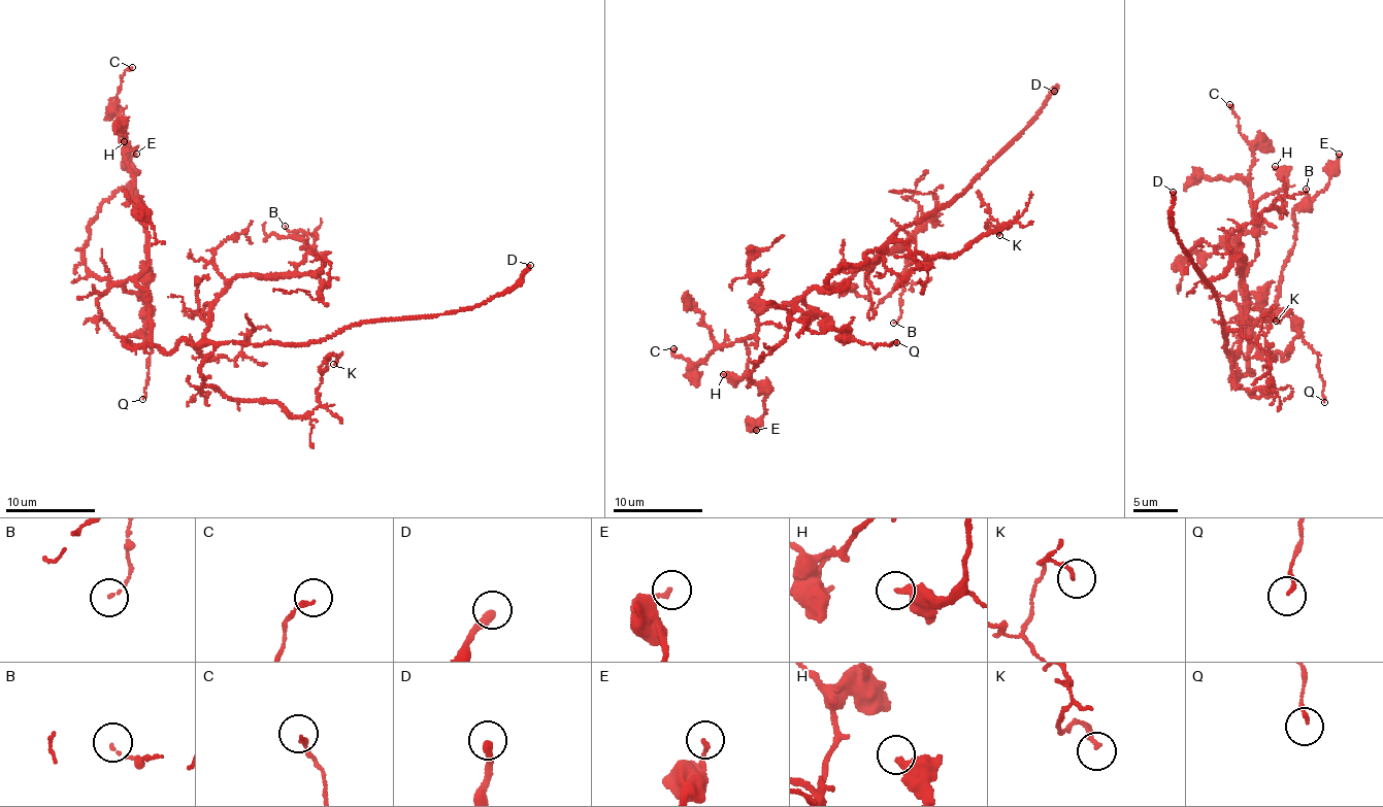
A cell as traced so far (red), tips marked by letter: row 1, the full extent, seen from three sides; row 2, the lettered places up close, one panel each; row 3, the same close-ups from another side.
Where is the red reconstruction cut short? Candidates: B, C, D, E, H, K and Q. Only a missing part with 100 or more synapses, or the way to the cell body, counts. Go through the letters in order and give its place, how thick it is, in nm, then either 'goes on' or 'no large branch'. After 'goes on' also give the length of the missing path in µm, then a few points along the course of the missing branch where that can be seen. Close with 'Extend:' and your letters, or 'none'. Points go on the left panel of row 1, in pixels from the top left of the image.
B: at (285, 226); 80 nm thick; no large branch
C: at (132, 67); 160 nm thick; no large branch
D: at (530, 265); 320 nm thick; goes on; about 25 µm are missing; missing branch runs (530, 265), (560, 272), (553, 291), (562, 355), (568, 346), (565, 358)
E: at (136, 154); 150 nm thick; no large branch
H: at (124, 141); 360 nm thick; no large branch
K: at (333, 364); 140 nm thick; no large branch
Q: at (142, 399); 120 nm thick; no large branch
Extend: D

